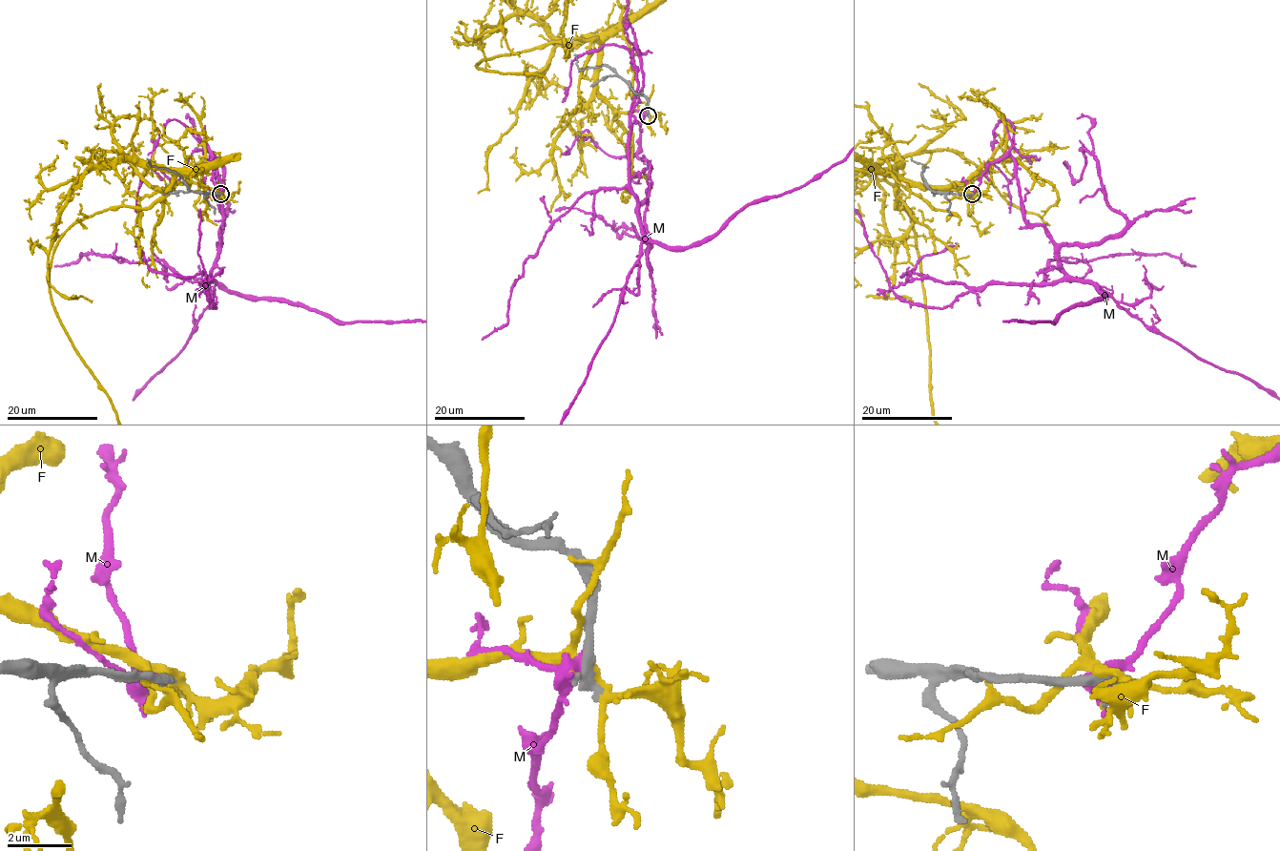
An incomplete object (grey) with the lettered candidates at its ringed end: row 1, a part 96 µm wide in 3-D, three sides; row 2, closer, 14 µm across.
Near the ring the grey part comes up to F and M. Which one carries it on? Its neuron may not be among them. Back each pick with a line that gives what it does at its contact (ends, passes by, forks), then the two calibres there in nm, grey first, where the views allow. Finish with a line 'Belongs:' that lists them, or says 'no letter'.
Belongs: no letter

